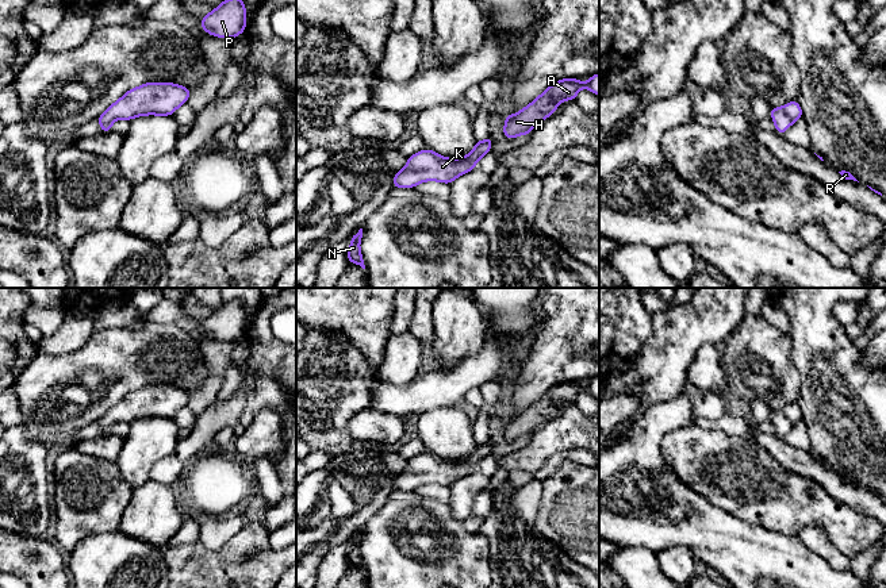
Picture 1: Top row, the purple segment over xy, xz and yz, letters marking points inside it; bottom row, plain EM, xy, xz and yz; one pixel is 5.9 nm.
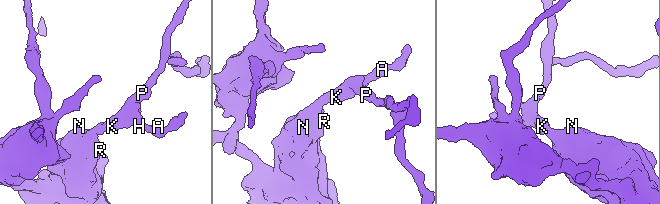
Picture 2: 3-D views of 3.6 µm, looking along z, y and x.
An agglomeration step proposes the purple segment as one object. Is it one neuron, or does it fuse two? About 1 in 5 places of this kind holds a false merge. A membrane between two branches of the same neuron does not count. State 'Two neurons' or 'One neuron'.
One neuron

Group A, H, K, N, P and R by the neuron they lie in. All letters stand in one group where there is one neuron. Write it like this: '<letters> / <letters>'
A H K N P R

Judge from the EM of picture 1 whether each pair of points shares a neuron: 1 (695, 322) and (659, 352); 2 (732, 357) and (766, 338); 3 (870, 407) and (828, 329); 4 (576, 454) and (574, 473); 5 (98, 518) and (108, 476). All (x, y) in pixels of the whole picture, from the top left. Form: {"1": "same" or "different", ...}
{"1": "same", "2": "same", "3": "same", "4": "different", "5": "same"}

